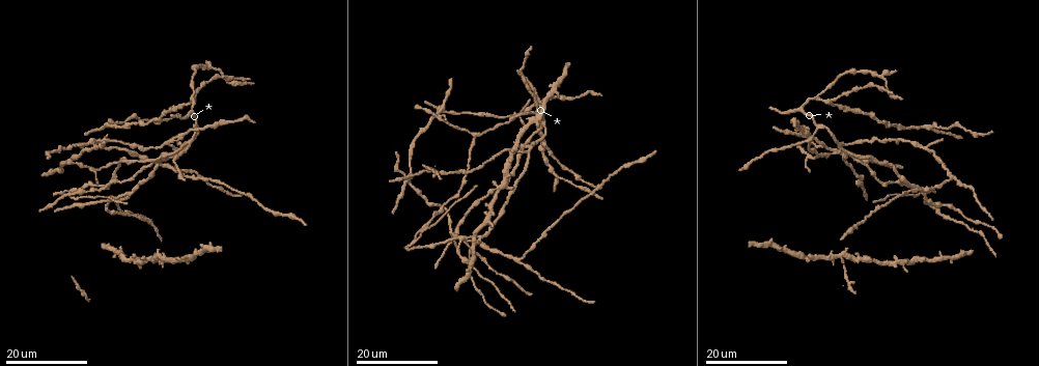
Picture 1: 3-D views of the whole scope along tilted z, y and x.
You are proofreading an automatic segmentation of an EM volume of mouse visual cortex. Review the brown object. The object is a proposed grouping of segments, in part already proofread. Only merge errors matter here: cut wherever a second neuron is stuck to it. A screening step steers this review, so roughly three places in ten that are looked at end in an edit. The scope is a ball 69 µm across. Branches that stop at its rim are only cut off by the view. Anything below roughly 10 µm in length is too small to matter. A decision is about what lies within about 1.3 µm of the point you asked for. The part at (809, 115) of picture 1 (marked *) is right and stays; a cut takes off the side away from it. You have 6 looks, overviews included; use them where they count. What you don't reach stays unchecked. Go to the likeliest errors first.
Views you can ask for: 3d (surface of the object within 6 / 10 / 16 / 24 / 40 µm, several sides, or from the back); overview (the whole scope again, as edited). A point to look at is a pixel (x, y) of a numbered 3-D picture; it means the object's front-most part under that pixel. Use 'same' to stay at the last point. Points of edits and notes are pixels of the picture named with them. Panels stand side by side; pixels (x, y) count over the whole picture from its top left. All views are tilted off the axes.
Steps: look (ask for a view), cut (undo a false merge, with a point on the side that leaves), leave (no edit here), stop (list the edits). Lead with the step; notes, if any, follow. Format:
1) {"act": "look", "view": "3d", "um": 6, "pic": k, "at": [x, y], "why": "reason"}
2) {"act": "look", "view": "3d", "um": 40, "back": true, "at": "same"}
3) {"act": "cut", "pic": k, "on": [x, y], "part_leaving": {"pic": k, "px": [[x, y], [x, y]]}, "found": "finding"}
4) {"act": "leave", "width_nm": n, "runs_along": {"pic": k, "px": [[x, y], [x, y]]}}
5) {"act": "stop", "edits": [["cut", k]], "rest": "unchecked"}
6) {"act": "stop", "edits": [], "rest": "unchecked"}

{"act": "look", "view": "3d", "um": 16, "pic": 1, "at": [128, 161], "why": "looks like a crossing"}

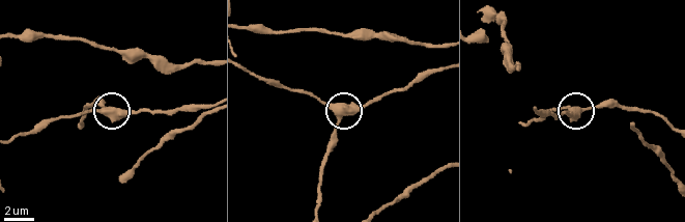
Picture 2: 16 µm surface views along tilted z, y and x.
{"act": "look", "view": "3d", "um": 10, "pic": 2, "at": [581, 111]}

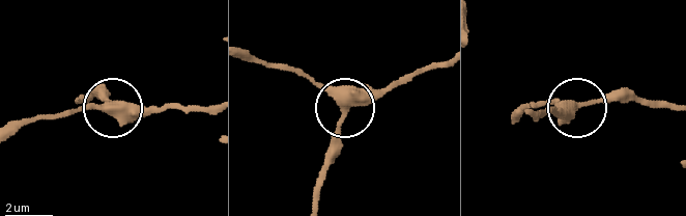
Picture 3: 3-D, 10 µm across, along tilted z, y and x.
{"act": "leave", "width_nm": 360, "runs_along": {"pic": 3, "px": [[211, 107], [127, 104], [70, 112]]}, "found": "continuous, no second neuron"}

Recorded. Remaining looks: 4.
{"act": "look", "view": "3d", "um": 16, "pic": 1, "at": [519, 260], "why": "a fork"}

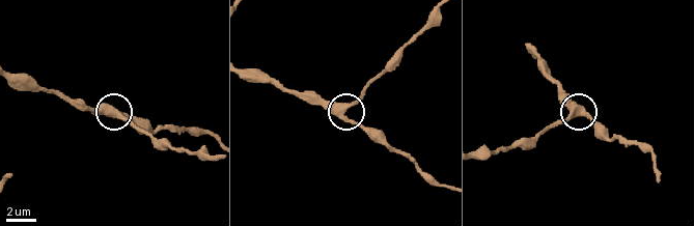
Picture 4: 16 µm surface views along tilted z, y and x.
{"act": "look", "view": "3d", "um": 10, "pic": 4, "at": [342, 109], "why": "closer look"}

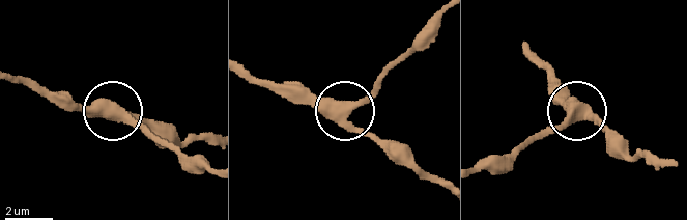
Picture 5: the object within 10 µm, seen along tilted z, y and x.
{"act": "leave", "arms": 3, "runs_along": {"pic": 5, "px": [[17, 75], [81, 105], [149, 124]]}, "found": "one neuron here"}

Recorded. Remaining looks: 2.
{"act": "stop", "edits": [], "rest": "unchecked"}

